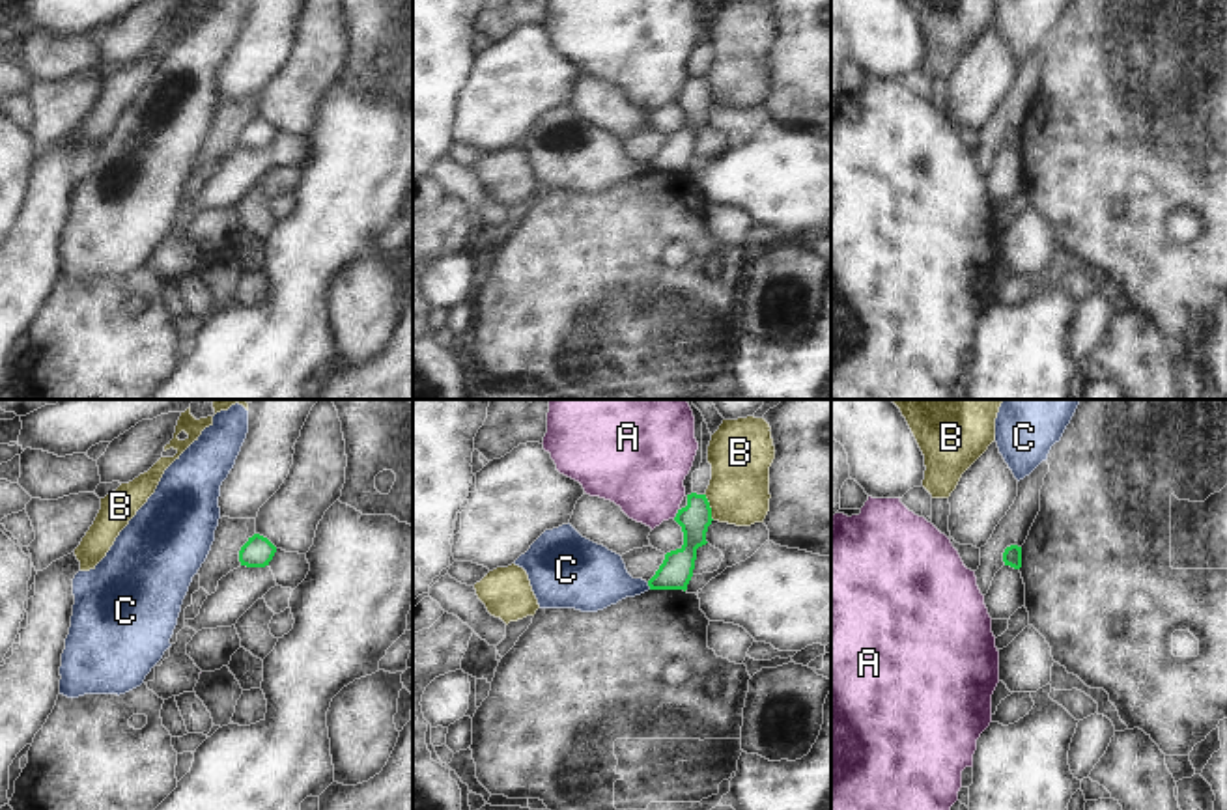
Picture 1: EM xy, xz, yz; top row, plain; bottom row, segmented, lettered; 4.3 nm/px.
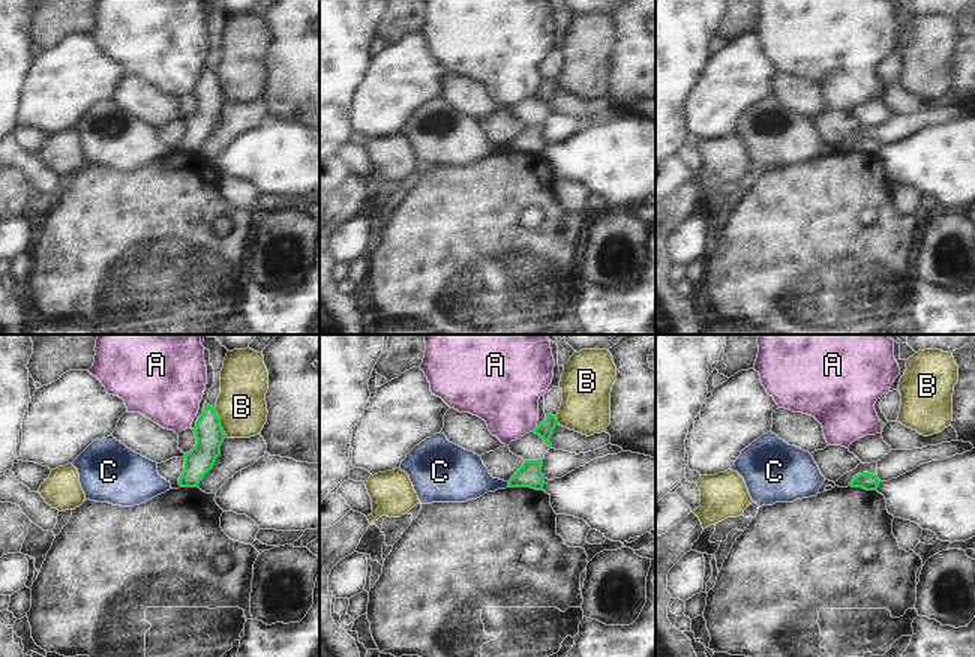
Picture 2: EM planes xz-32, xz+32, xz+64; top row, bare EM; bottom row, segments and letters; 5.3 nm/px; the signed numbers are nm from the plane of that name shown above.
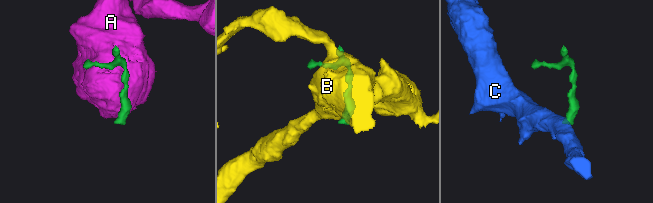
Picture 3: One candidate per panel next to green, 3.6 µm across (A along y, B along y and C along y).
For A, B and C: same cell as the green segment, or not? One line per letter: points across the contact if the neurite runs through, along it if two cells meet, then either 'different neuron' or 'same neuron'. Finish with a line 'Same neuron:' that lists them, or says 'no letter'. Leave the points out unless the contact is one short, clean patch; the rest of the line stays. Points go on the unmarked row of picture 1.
A: different neuron
B: border xz (705, 75), (714, 101); different neuron
C: border xz (647, 165), (650, 170); different neuron
Same neuron: no letter

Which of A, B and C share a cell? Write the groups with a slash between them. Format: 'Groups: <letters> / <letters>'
Groups: A / B / C.

